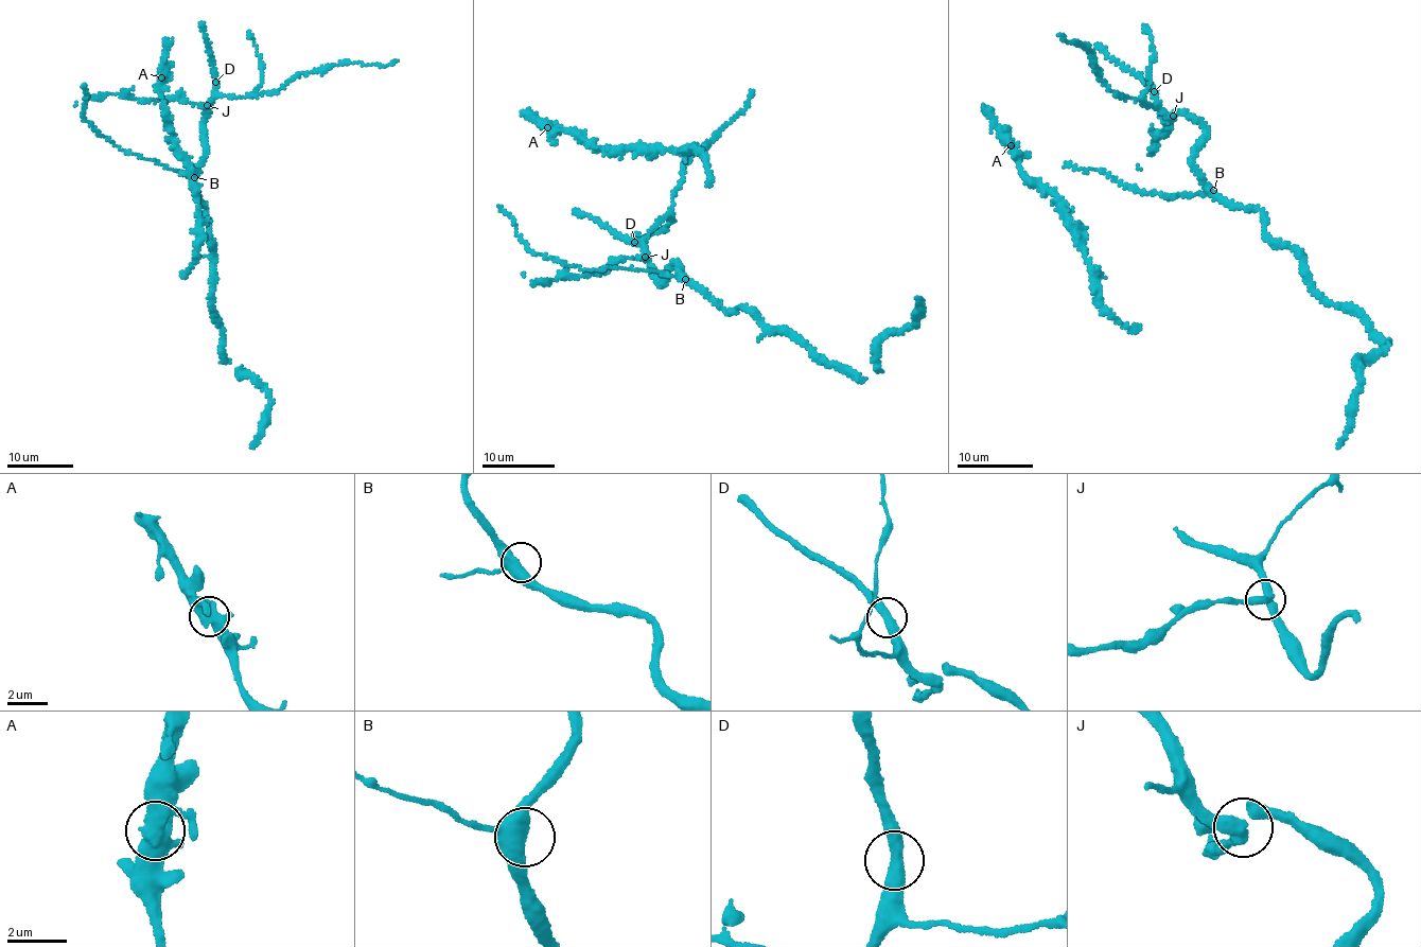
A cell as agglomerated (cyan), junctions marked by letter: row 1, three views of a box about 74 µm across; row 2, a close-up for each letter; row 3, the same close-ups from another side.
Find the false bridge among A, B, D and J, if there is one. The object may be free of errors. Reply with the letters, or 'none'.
J

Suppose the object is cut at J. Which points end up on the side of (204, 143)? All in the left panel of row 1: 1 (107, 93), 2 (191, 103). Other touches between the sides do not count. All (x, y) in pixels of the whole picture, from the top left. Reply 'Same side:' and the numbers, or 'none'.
Same side: none

